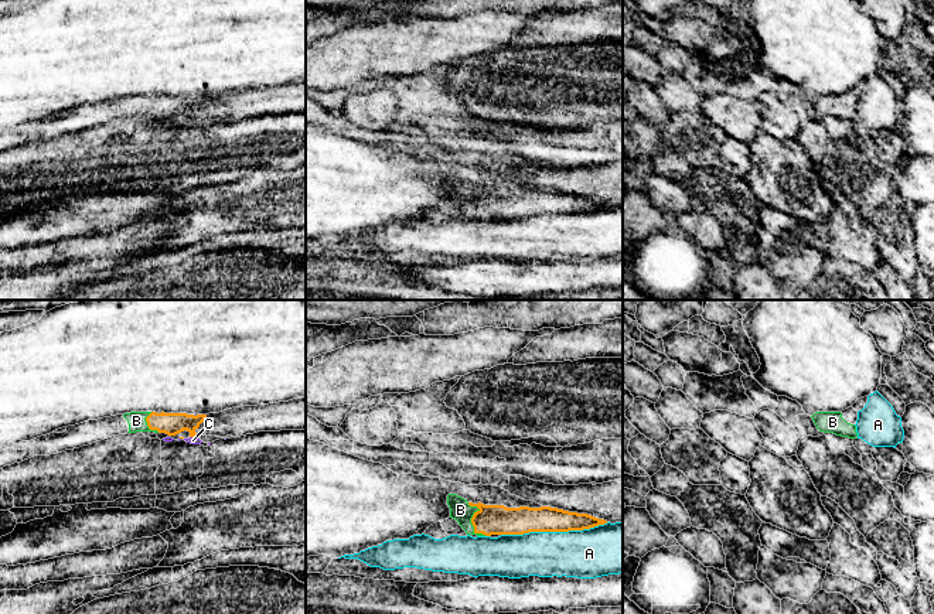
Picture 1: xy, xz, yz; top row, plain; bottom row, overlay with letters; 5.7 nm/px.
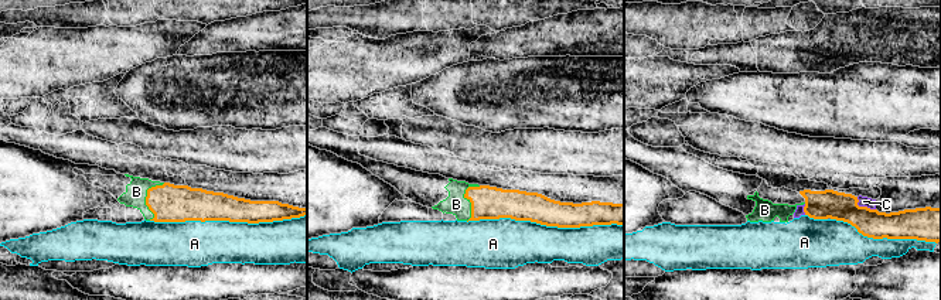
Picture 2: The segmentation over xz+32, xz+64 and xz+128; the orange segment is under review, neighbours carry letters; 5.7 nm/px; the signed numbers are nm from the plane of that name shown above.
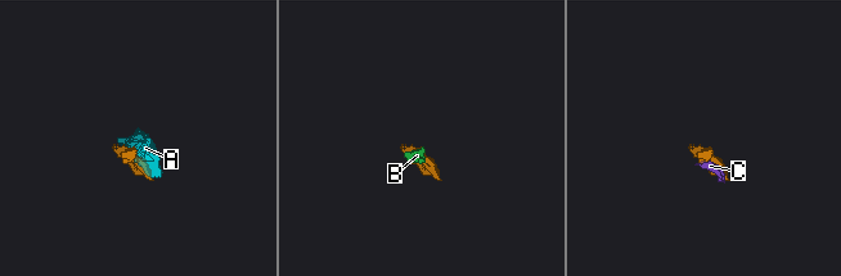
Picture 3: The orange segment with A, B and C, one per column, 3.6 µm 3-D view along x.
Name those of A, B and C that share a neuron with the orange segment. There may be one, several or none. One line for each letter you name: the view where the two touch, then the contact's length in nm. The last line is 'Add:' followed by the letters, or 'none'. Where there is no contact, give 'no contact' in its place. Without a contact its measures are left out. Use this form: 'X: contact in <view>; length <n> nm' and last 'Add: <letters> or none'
B: contact in xz; length 220 nm
Add: B

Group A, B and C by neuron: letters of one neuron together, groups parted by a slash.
A / B / C

